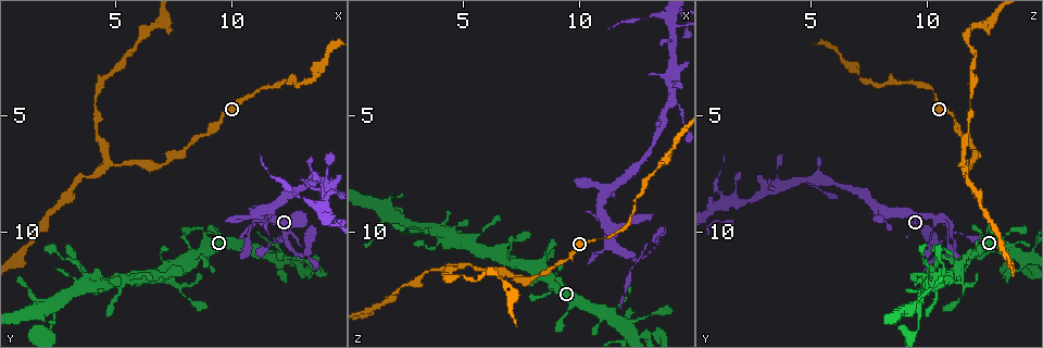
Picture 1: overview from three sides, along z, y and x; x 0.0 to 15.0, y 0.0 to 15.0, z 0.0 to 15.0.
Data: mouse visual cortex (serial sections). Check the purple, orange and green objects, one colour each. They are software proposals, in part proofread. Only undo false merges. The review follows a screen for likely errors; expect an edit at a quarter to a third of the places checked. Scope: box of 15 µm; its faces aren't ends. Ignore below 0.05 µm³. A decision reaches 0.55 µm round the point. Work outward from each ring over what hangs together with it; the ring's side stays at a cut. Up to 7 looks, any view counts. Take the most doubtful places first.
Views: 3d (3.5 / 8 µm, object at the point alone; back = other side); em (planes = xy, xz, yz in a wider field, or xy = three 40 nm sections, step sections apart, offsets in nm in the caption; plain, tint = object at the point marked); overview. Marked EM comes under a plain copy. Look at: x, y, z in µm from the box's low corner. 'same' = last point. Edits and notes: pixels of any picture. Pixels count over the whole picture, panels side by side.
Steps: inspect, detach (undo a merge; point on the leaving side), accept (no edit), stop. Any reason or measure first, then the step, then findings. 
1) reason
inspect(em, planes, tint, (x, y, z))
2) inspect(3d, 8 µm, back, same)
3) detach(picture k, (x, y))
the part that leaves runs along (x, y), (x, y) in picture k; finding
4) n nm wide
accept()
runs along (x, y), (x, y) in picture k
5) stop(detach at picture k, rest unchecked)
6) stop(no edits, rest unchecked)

arms part here
inspect(3d, 3.5 µm, (4.8, 7.1, 11.5))

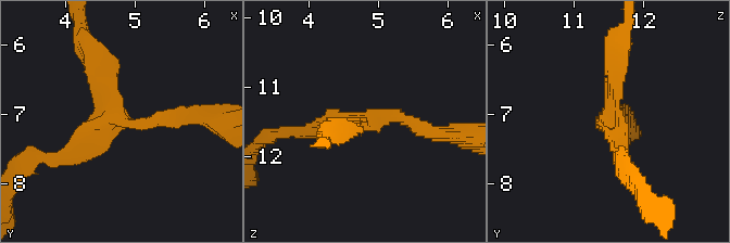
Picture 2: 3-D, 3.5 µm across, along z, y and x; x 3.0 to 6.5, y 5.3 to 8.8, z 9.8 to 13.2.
inspect(em, xy, step 2, tint, (4.75, 7.00, 11.50))

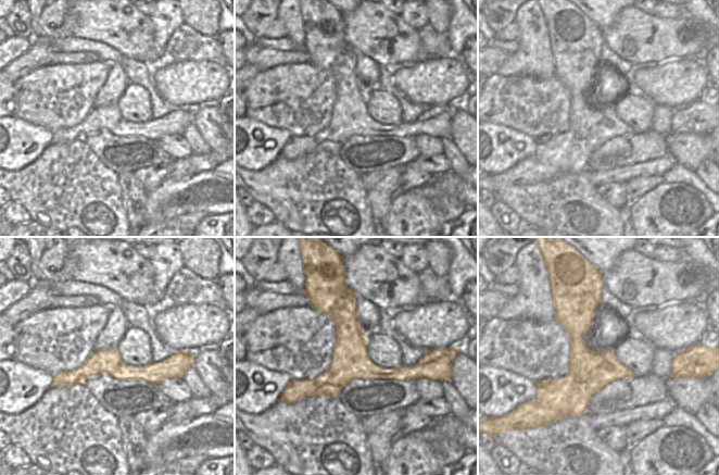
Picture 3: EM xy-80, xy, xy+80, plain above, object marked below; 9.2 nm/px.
cut it another way
inspect(em, xy, step 1, tint, same)

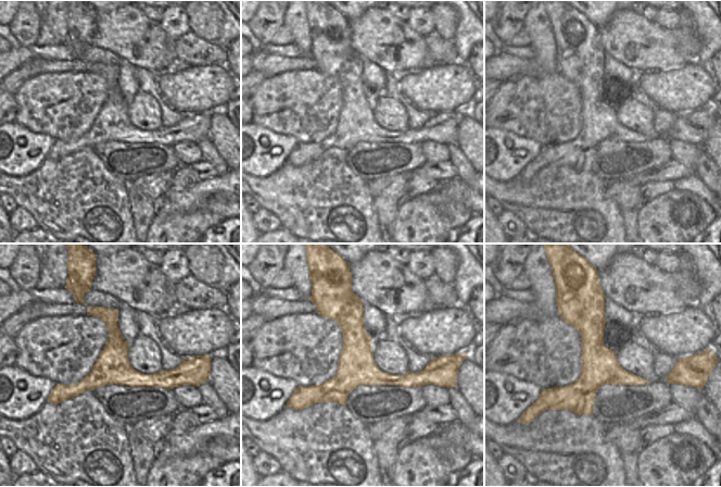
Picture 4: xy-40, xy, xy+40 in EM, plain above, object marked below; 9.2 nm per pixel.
3 arms; arms of 200, 200, 250 nm
accept()
runs along (179, 113), (120, 119), (92, 50) in picture 2; one cell here

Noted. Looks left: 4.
inspect(3d, 3.5 µm, (14.1, 7.7, 4.5))

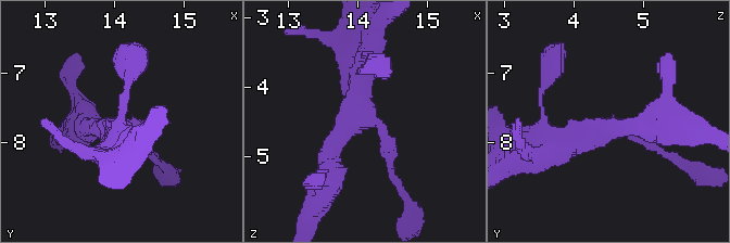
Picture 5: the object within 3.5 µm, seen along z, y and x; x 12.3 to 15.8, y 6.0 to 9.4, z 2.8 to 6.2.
3 arms; arms of 200, 250, 350 nm
inspect(em, planes, tint, (14.15, 7.80, 4.50))

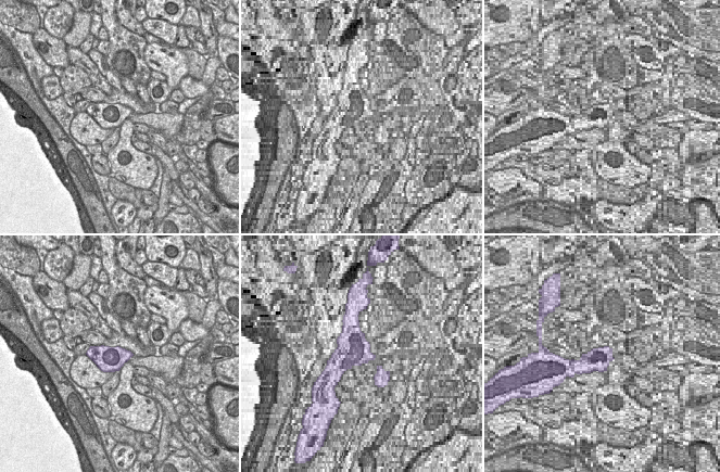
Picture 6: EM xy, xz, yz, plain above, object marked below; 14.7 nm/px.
accept()
runs along (87, 128), (137, 122), (147, 151) in picture 5; all the same cell

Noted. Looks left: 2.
thin neck
inspect(3d, 3.5 µm, back, (7.9, 12.7, 11.5))

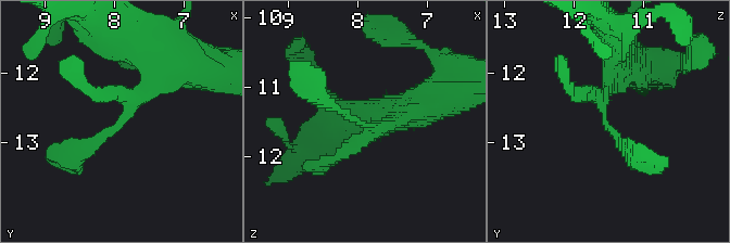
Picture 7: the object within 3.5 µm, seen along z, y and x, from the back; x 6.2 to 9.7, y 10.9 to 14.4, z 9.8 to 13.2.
inspect(em, planes, tint, (7.90, 12.70, 11.50))

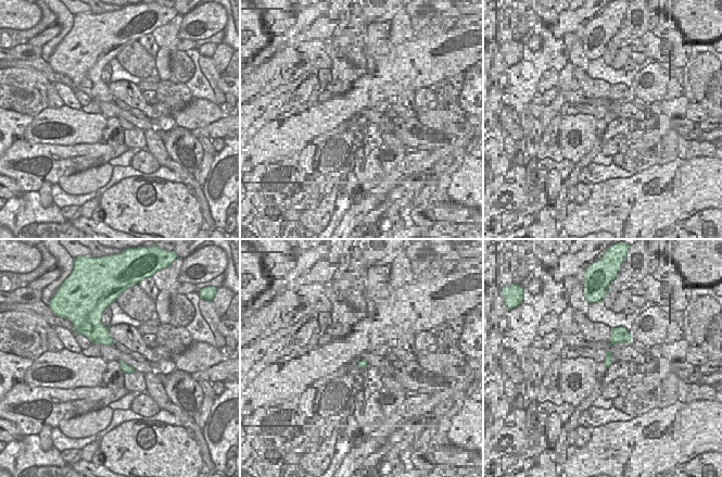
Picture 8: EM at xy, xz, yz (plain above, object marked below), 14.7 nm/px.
accept()
runs along (168, 58), (125, 117), (68, 157) in picture 7; continuous, no second cell

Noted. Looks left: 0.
stop(no edits, rest unchecked)

